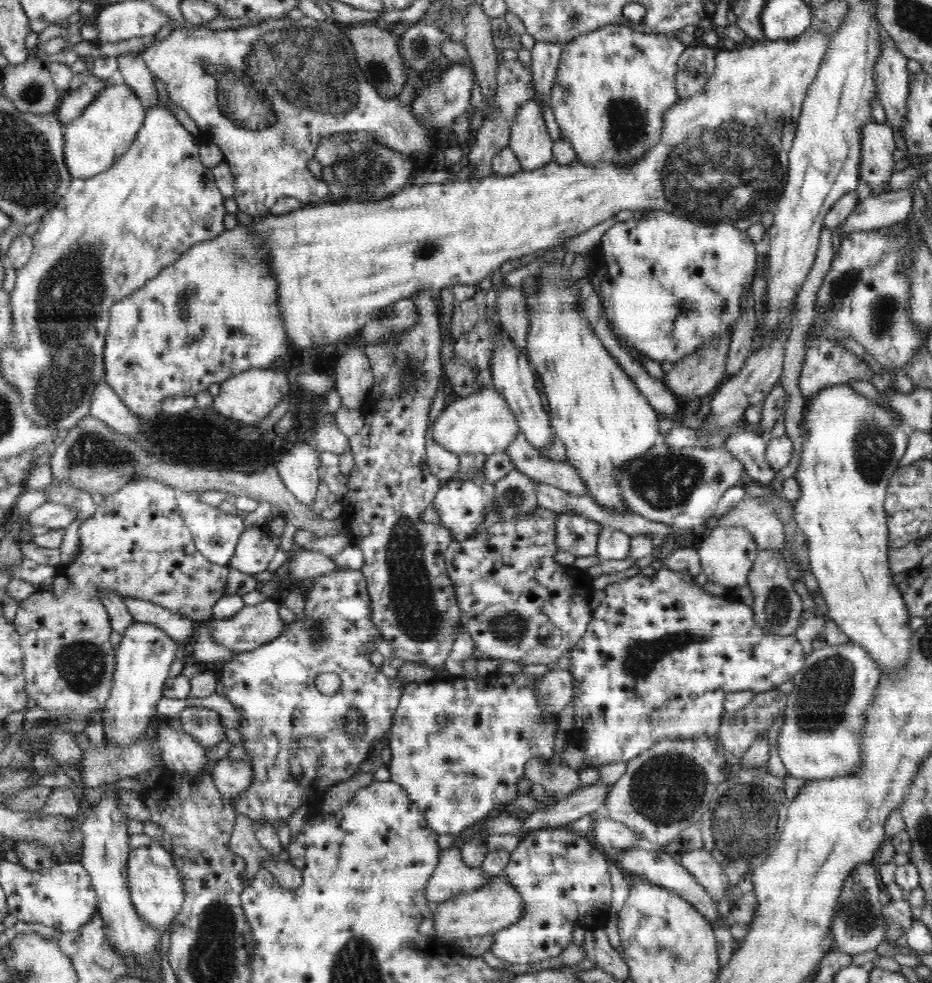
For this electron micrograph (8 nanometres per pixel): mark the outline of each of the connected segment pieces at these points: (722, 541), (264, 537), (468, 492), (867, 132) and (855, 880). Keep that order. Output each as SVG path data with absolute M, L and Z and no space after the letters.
M715 525L713 529L712 533L696 546L702 574L712 584L722 584L727 588L743 586L747 582L754 561L758 558L758 545L754 543L754 538L750 537L750 533L745 528Z
M266 524L263 527L253 526L244 530L240 536L235 554L228 562L228 566L251 575L264 572L280 544L279 537L268 536Z
M453 478L437 490L431 506L437 512L441 524L449 528L452 534L471 534L480 526L491 506L491 501L486 499L482 486L474 481L462 482Z
M875 121L862 125L859 173L861 174L861 178L872 187L872 196L880 196L880 194L884 194L883 192L890 191L883 184L886 184L890 180L890 176L893 173L892 166L894 166L895 161L892 153L896 150L893 138L890 125Z
M876 863L860 864L850 874L851 876L845 882L843 892L840 894L830 935L835 941L831 952L840 952L852 958L876 950L880 943L886 941L886 936L884 936L886 923L882 919L882 908L884 907L879 898L882 884Z

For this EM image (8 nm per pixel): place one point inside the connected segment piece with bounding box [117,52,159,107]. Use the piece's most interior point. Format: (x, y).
(133, 70)

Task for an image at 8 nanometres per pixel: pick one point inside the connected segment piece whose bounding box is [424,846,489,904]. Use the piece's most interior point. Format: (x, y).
(451, 877)

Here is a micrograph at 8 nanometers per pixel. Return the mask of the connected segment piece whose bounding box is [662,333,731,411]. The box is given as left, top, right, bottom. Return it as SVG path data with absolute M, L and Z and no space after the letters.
M726 333L719 339L708 341L692 354L688 354L688 356L684 356L683 359L673 363L673 368L667 374L664 374L662 380L666 387L678 398L682 398L685 407L690 411L697 410L702 398L716 392L717 388L728 377L726 374L726 358L728 358L730 342L730 333Z

